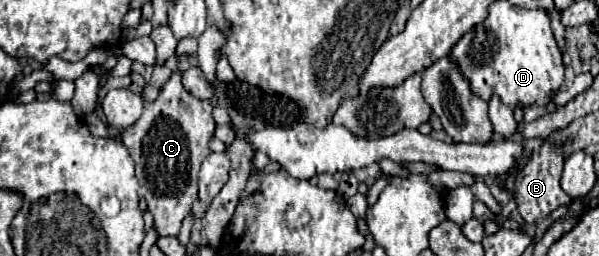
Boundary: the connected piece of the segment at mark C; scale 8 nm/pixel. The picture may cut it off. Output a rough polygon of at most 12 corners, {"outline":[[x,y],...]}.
{"outline":[[181,73],[123,133],[161,237],[179,233],[211,153],[211,103]]}

